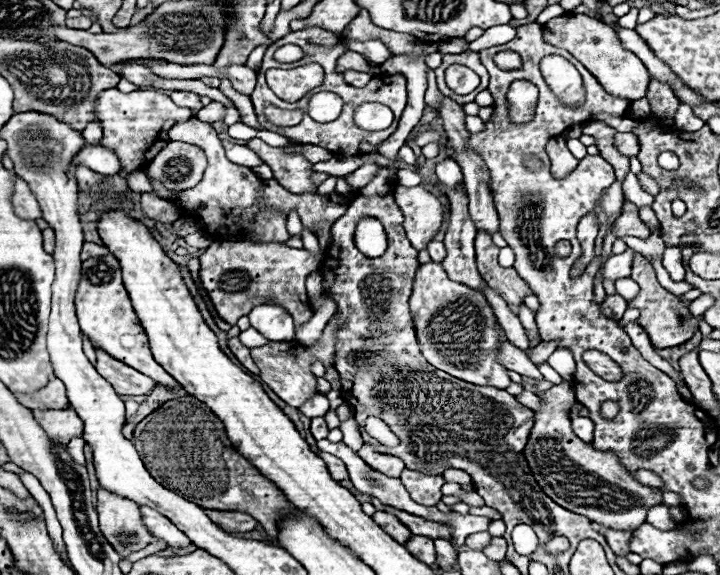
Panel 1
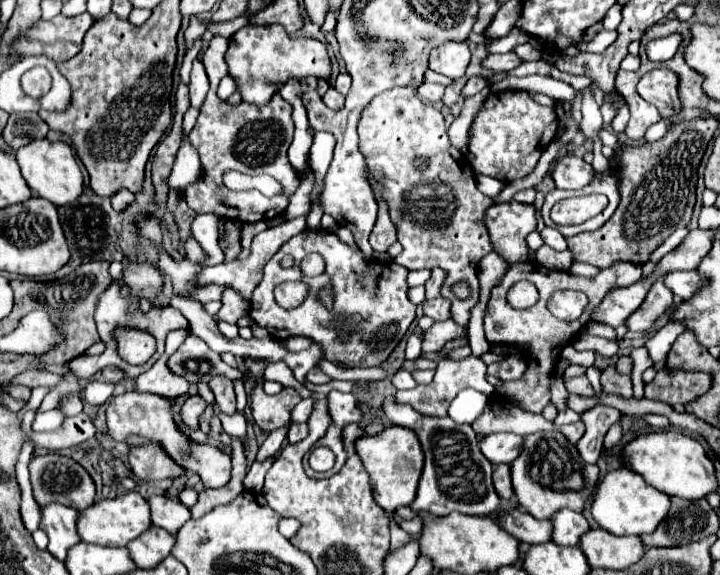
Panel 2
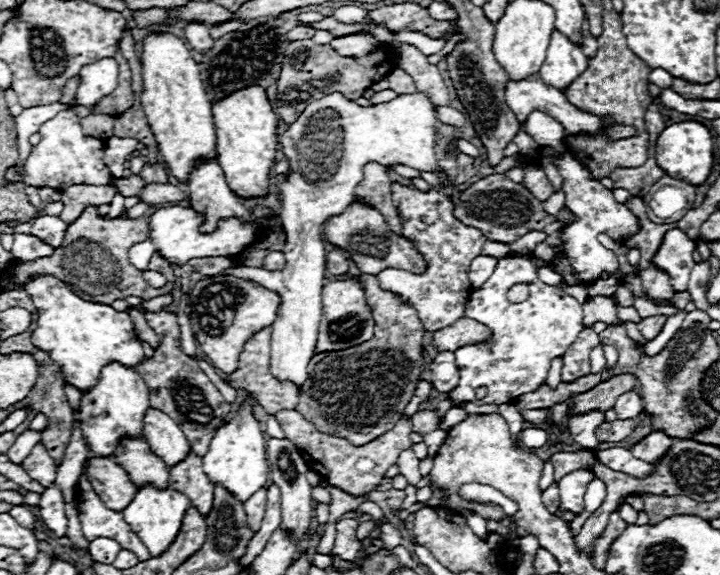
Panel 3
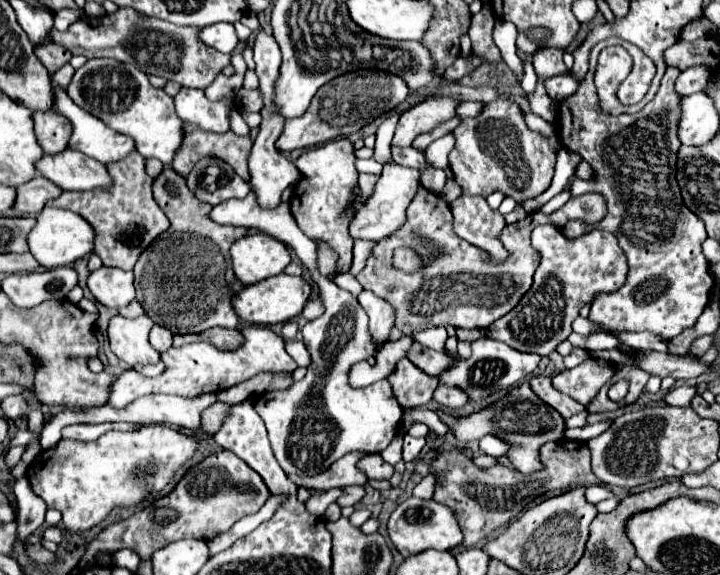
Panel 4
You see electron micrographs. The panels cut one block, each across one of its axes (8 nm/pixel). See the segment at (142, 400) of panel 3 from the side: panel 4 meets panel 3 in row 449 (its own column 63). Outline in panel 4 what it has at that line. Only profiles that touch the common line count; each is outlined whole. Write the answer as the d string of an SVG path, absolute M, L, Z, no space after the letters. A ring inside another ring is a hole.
M54 84L54 108L56 112L60 112L62 116L66 116L72 124L72 136L70 136L70 148L72 150L78 150L102 164L110 164L110 162L118 162L122 158L128 156L128 152L134 150L134 142L130 136L124 136L112 128L108 128L104 122L100 122L100 118L94 118L92 114L88 114L86 110L82 110L80 106L76 106L68 96L66 92Z

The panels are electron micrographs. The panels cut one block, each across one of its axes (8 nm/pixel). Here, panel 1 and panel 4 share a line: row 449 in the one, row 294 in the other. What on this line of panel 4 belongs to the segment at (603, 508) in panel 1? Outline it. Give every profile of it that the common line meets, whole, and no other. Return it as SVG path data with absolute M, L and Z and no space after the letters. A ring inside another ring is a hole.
M538 226L532 232L532 246L542 252L542 262L534 274L532 288L524 294L512 314L498 318L486 328L486 336L516 350L548 356L570 336L572 322L586 302L592 302L600 292L612 292L624 284L628 264L616 236L606 230L592 230L590 234L568 242L554 226Z

